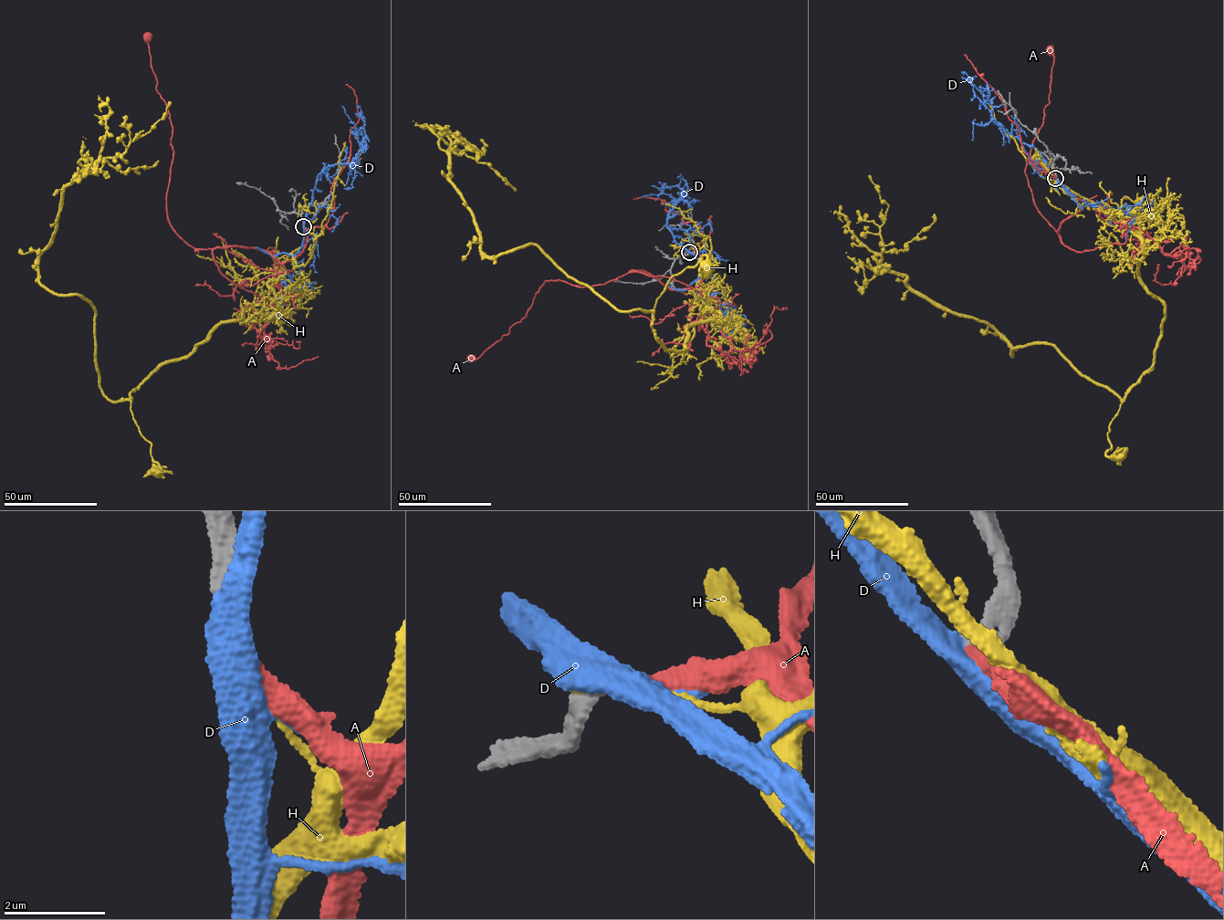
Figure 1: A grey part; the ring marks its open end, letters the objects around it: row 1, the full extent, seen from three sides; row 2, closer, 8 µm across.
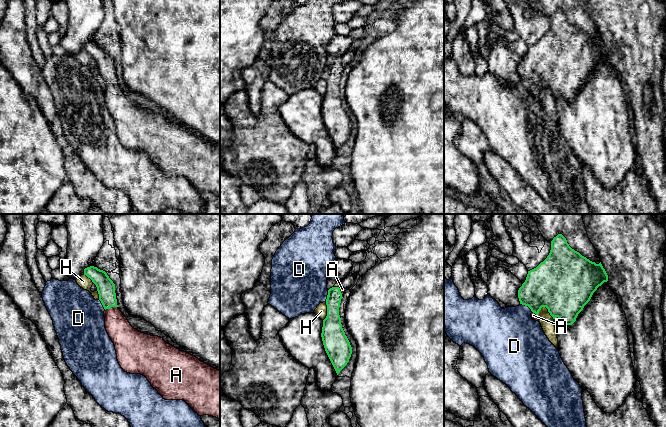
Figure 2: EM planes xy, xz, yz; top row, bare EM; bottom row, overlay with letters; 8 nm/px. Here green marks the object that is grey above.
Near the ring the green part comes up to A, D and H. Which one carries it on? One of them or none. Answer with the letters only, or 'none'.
A

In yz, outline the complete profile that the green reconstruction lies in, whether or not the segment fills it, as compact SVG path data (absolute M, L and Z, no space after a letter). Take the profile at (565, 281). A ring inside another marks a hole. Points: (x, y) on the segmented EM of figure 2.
M558 234L551 241L547 258L528 271L525 282L518 290L518 298L520 304L531 309L533 320L539 321L537 315L542 307L546 307L553 319L558 317L566 325L572 325L593 293L607 281L608 275L601 262L596 264L582 256L569 246L562 234Z

